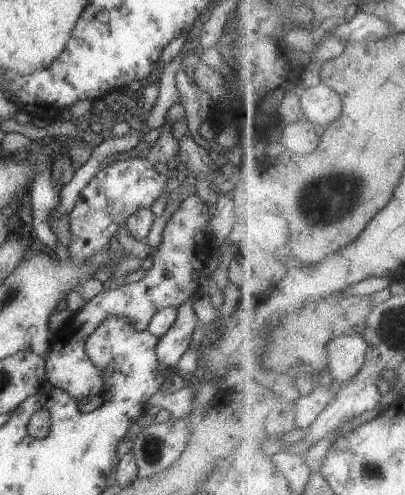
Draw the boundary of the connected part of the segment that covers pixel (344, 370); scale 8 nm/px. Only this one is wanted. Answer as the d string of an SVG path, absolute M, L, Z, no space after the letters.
M344 335L335 338L329 346L331 368L336 385L352 381L366 364L371 344L365 335Z

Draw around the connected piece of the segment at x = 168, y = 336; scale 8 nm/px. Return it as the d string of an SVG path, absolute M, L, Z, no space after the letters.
M197 295L192 296L192 298L188 299L184 304L181 304L177 308L177 317L174 324L170 326L168 332L166 332L164 336L159 338L156 350L159 360L159 367L165 376L172 376L174 374L174 368L176 367L178 360L180 360L180 357L184 354L184 352L186 352L186 350L188 350L190 346L194 328L197 328L200 324L196 313L194 313L194 306L192 305L196 297Z

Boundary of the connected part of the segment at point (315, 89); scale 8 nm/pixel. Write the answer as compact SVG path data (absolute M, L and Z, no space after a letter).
M326 82L303 90L302 104L308 120L324 128L338 122L345 111L342 95Z

